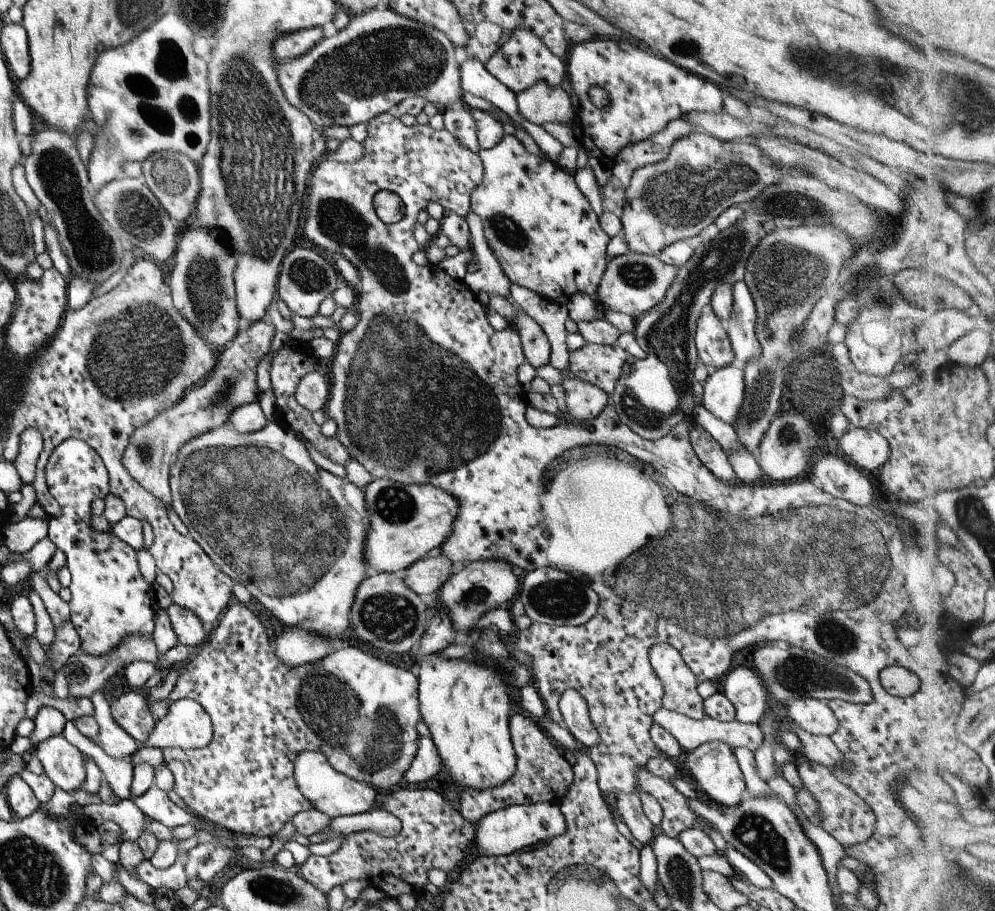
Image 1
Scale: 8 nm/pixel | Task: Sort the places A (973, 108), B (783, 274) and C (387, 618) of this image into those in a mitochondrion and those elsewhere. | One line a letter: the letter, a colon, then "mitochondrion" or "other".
A: mitochondrion
B: mitochondrion
C: mitochondrion

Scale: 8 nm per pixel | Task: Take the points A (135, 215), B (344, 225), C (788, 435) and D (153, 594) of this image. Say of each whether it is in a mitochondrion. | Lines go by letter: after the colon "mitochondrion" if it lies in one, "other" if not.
A: mitochondrion
B: mitochondrion
C: mitochondrion
D: other

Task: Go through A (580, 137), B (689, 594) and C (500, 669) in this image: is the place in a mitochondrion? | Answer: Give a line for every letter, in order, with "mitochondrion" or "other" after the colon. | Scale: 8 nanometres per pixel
A: other
B: mitochondrion
C: other

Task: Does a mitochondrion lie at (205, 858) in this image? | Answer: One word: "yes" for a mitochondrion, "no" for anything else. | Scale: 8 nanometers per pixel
yes

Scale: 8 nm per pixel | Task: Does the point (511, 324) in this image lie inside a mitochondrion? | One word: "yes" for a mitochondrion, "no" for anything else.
no

